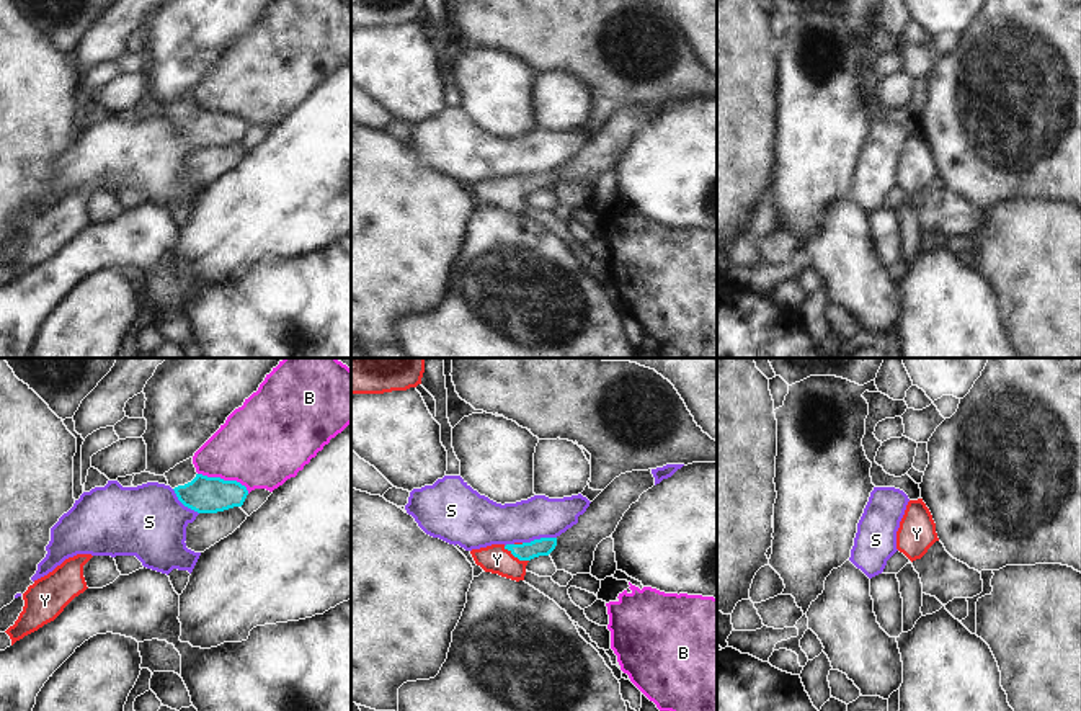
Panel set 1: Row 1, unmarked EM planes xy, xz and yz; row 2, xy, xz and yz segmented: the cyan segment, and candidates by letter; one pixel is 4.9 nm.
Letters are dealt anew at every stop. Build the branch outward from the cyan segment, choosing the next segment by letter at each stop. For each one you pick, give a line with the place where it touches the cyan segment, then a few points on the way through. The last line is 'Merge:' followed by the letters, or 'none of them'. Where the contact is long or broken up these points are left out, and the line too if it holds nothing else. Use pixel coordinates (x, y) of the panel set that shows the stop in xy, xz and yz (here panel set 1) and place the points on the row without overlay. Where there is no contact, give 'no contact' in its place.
Y: xz (516, 190) | across xz (526, 185), (516, 190), (497, 193)
Merge: Y

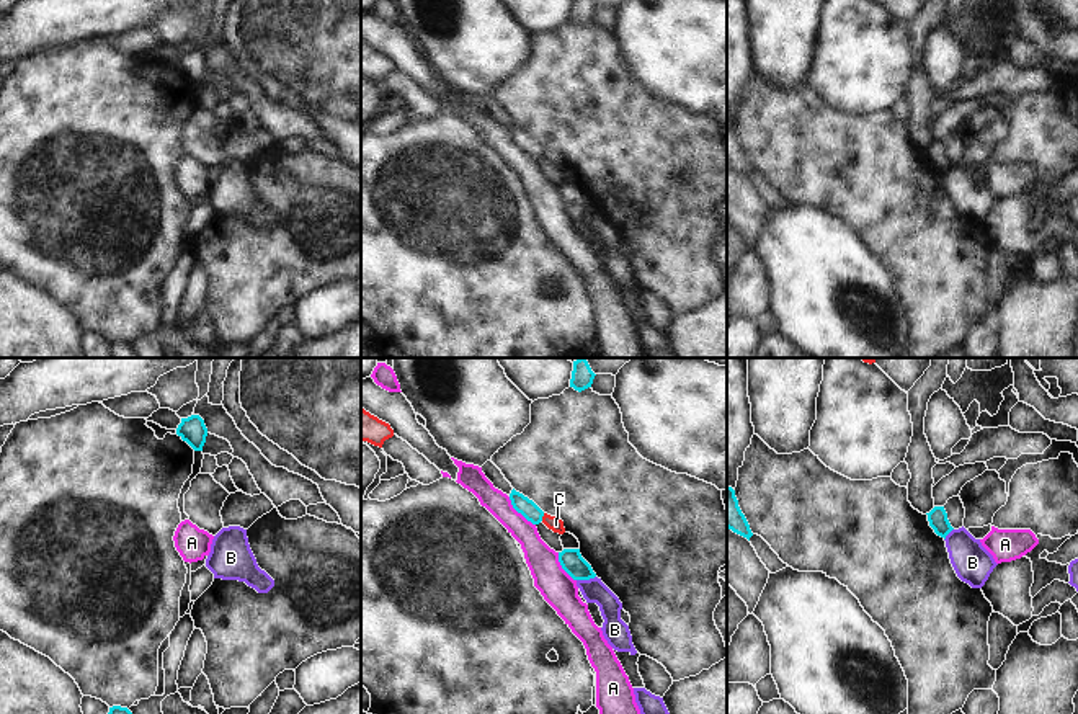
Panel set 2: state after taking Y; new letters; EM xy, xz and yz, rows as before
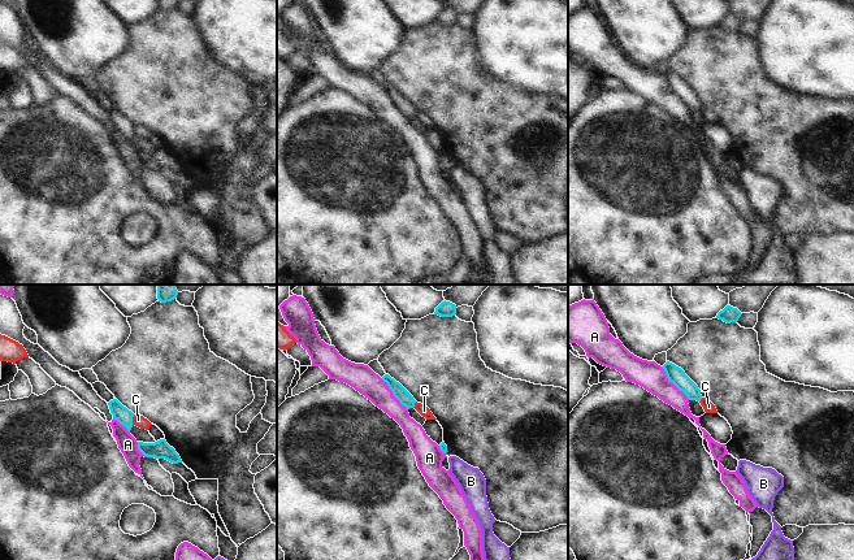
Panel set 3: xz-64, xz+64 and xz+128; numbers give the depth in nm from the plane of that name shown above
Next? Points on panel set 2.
Merge: none of them

